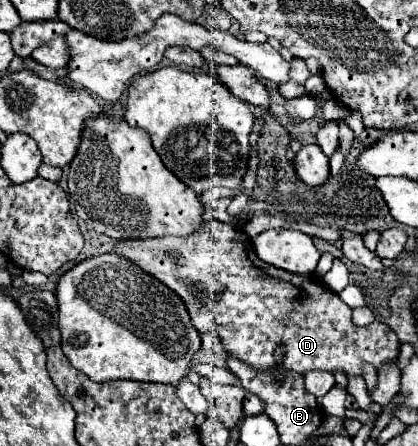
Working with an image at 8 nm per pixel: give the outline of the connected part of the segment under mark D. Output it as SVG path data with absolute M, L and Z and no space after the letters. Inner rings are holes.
M205 221L197 231L187 237L163 235L153 239L119 239L113 249L115 255L123 259L131 259L133 265L141 267L145 273L153 275L161 283L165 283L171 291L175 291L189 315L193 327L203 335L207 331L217 331L221 343L225 345L225 353L235 359L243 359L243 363L257 367L259 371L279 371L281 373L299 373L307 371L341 371L345 375L363 375L363 367L369 363L377 371L383 365L395 363L399 355L399 339L385 323L371 323L367 327L359 327L353 323L353 309L341 301L337 293L327 289L319 279L293 275L291 271L277 269L273 265L257 259L251 239L247 237L241 225L229 225L223 221ZM283 343L287 347L287 355L281 363L275 363L273 351Z

